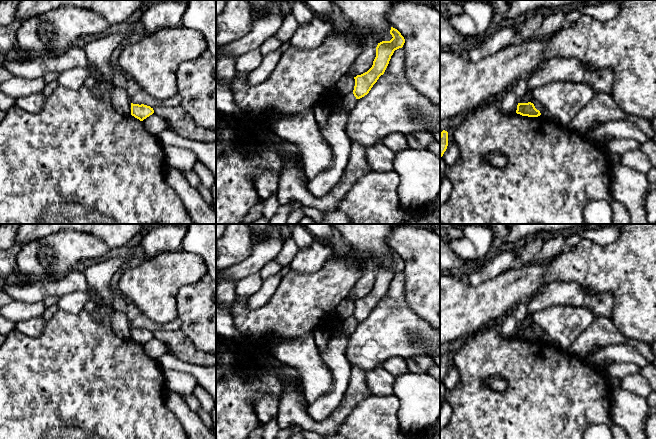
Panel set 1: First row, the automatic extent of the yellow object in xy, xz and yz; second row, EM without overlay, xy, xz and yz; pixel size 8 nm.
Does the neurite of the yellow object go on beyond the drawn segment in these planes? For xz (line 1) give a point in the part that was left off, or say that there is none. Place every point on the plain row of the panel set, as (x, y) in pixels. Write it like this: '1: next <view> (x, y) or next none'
1: next none

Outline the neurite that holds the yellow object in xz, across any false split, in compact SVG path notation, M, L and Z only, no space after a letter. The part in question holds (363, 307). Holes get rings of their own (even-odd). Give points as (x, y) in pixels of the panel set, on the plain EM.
M391 251L390 258L393 261L390 265L378 267L372 291L367 296L354 301L353 318L356 323L360 323L369 317L379 301L384 298L394 275L403 271L405 263L401 257Z

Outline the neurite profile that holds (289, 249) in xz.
M288 238L284 241L283 246L275 261L281 266L284 267L290 264L294 256L298 253L299 248L292 238Z

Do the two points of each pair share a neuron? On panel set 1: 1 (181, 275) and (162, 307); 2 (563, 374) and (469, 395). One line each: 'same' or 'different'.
1: same
2: same

